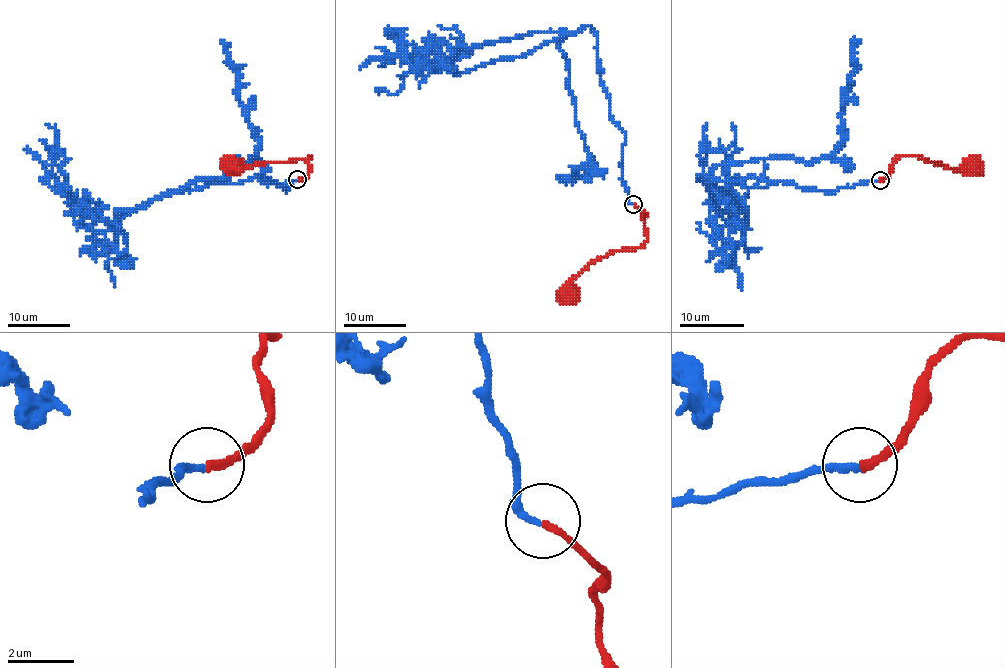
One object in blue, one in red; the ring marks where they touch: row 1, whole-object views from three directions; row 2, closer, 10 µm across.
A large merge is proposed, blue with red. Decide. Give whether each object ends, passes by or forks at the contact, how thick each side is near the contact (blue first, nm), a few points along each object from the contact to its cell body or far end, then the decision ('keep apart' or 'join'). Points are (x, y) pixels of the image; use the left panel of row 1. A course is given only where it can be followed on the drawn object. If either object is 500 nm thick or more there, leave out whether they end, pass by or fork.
blue ends there; red ends there; 240 nm thick on the blue side, 220 nm on the other; blue runs (296, 180), (165, 192), (117, 225), (257, 152), (231, 44); red runs (298, 180), (309, 170), (307, 156), (310, 156), (234, 167); join

